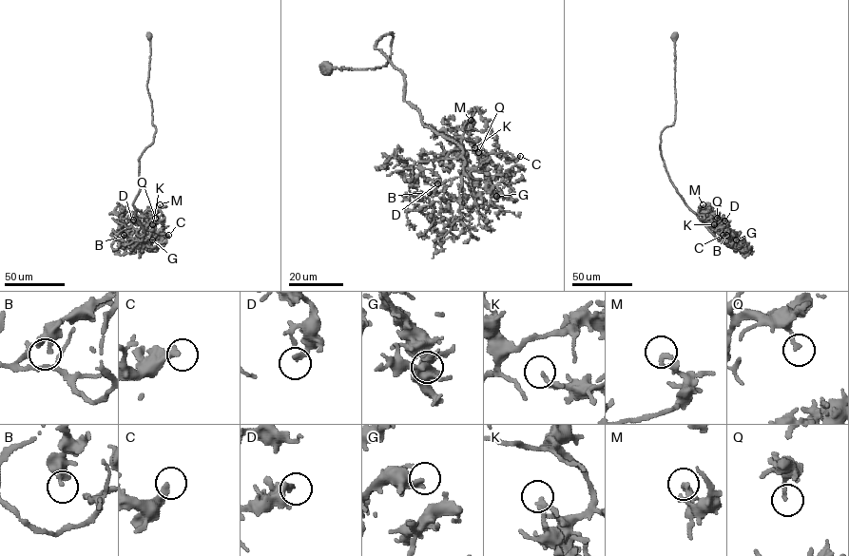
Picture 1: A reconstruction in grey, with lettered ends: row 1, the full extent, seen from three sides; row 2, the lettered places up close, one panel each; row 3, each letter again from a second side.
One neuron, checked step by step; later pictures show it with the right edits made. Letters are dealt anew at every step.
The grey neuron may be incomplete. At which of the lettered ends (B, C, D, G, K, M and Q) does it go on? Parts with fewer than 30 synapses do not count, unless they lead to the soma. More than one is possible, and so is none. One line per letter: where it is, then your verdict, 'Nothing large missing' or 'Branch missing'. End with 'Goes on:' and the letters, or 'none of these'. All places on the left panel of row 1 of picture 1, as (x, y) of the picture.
B: Place: (124, 235). Nothing large missing
C: Place: (168, 235). Nothing large missing
D: Place: (133, 220). Nothing large missing
G: Place: (152, 239). Nothing large missing
K: Place: (152, 224). Nothing large missing
M: Place: (160, 204). Nothing large missing
Q: Place: (155, 218). Nothing large missing
Goes on: none of these

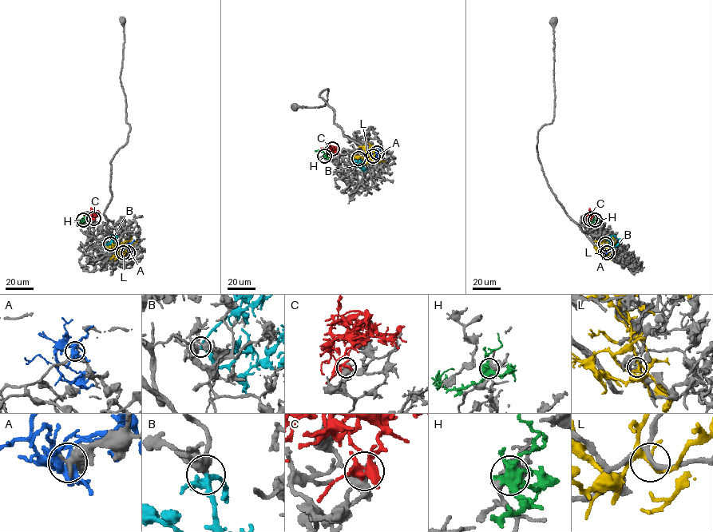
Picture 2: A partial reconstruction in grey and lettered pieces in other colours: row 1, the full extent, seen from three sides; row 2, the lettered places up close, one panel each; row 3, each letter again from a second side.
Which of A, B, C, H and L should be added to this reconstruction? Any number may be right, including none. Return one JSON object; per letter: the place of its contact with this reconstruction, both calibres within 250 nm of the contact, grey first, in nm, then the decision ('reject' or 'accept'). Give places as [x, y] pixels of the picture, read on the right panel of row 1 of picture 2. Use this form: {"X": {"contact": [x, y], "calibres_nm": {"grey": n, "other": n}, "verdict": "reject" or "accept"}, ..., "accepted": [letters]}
{"A": {"contact": [605, 252], "calibres_nm": {"grey": 480, "other": 320}, "verdict": "reject"}, "B": {"contact": [605, 244], "calibres_nm": {"grey": 440, "other": 280}, "verdict": "accept"}, "C": {"contact": [590, 219], "calibres_nm": {"grey": 650, "other": 280}, "verdict": "reject"}, "H": {"contact": [595, 220], "calibres_nm": {"grey": 400, "other": 480}, "verdict": "reject"}, "L": {"contact": [607, 252], "calibres_nm": {"grey": 200, "other": 240}, "verdict": "reject"}, "accepted": ["B"]}

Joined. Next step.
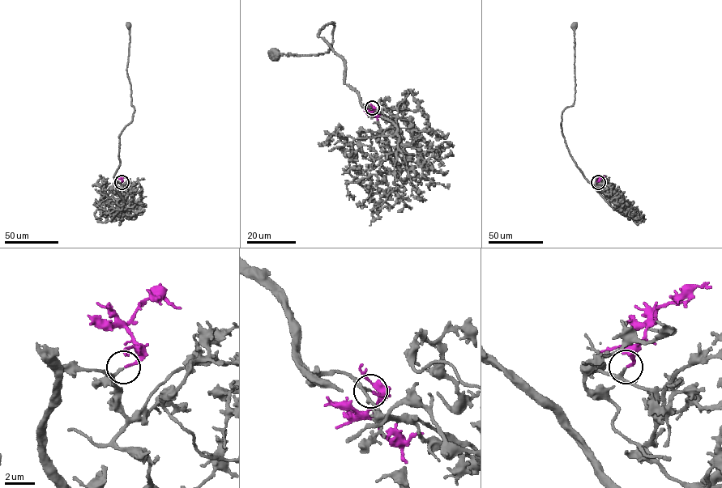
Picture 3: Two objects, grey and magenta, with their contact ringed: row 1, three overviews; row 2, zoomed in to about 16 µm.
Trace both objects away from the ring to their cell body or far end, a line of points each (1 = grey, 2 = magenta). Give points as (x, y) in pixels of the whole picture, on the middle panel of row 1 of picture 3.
1: (372, 108), (397, 116), (382, 134), (393, 135), (318, 34), (334, 23), (327, 53), (275, 54)
2: (372, 108), (378, 120)

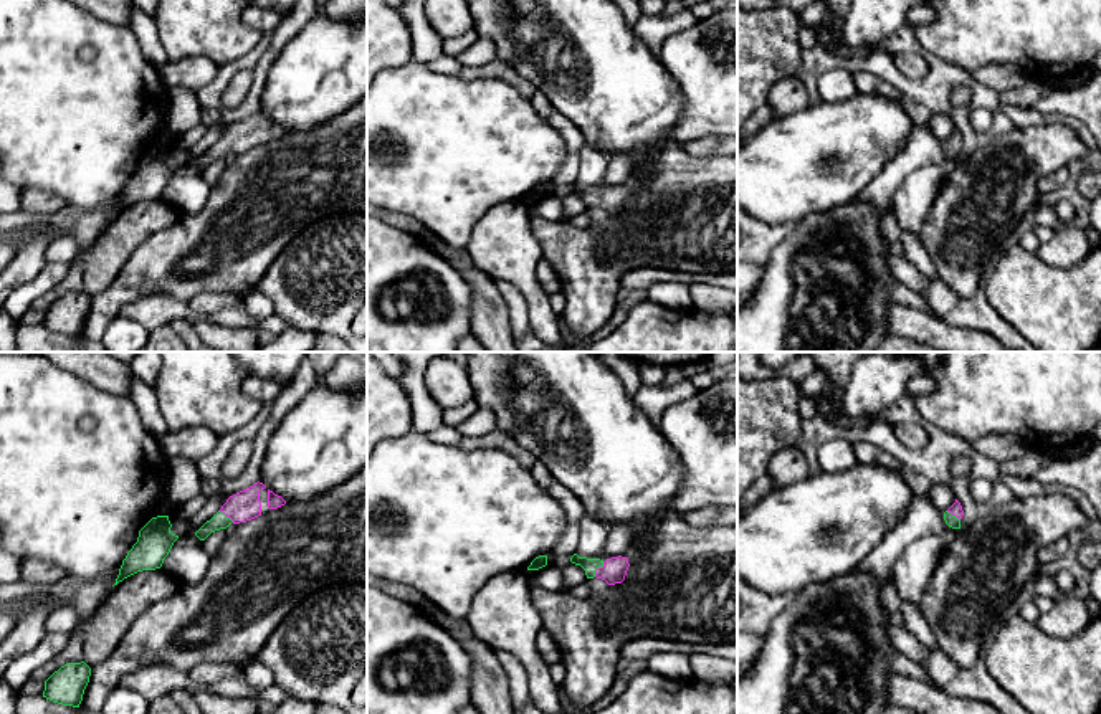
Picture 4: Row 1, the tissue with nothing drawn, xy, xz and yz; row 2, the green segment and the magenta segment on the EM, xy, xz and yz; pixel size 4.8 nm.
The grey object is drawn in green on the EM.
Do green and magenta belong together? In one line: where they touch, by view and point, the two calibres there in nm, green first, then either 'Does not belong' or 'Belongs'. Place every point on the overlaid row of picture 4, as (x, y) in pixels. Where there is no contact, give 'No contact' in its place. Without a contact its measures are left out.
Touches green at xz (597, 567). Thickness 70 nm (green) against 120 nm. Belongs

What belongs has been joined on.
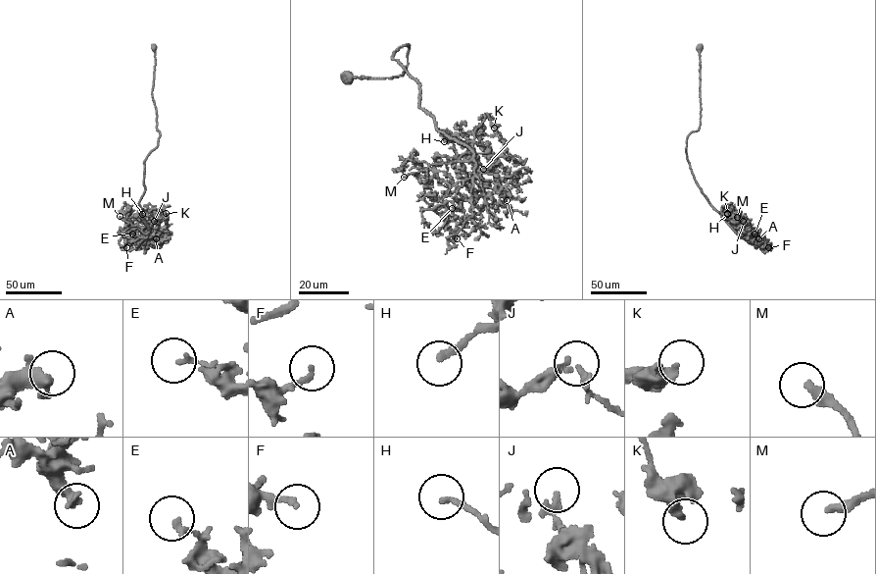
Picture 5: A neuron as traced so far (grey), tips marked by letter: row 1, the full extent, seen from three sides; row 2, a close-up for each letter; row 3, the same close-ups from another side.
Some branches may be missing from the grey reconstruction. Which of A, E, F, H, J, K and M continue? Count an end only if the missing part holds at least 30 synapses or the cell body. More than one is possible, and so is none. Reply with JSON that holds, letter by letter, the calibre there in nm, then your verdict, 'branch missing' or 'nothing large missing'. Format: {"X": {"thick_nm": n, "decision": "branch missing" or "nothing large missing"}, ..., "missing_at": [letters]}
{"A": {"thick_nm": 440, "decision": "nothing large missing"}, "E": {"thick_nm": 170, "decision": "nothing large missing"}, "F": {"thick_nm": 180, "decision": "nothing large missing"}, "H": {"thick_nm": 180, "decision": "branch missing"}, "J": {"thick_nm": 200, "decision": "nothing large missing"}, "K": {"thick_nm": 280, "decision": "nothing large missing"}, "M": {"thick_nm": 320, "decision": "branch missing"}, "missing_at": ["H", "M"]}

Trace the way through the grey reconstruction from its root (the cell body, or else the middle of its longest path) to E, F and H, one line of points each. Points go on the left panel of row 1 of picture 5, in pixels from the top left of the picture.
E: (154, 48), (152, 96), (160, 134), (144, 162), (145, 190), (138, 204), (148, 233), (134, 241), (132, 234)
F: (154, 48), (152, 96), (160, 134), (144, 162), (138, 204), (149, 231), (136, 248), (126, 247)
H: (154, 48), (152, 96), (160, 134), (144, 162), (138, 204), (146, 234), (142, 229), (153, 222), (142, 214)

